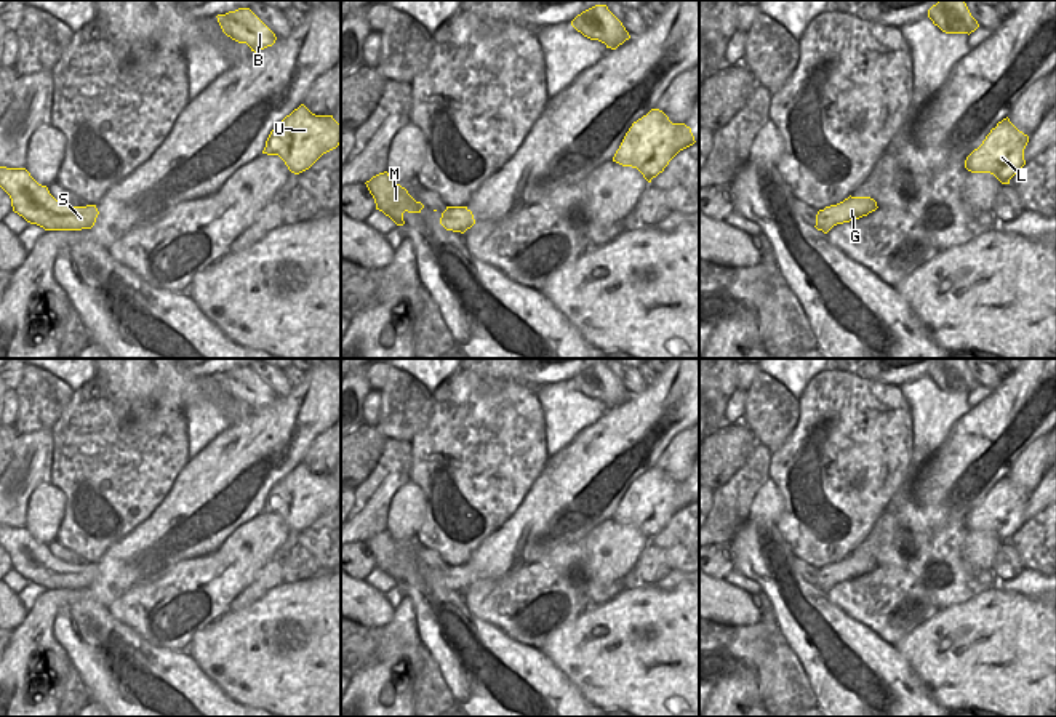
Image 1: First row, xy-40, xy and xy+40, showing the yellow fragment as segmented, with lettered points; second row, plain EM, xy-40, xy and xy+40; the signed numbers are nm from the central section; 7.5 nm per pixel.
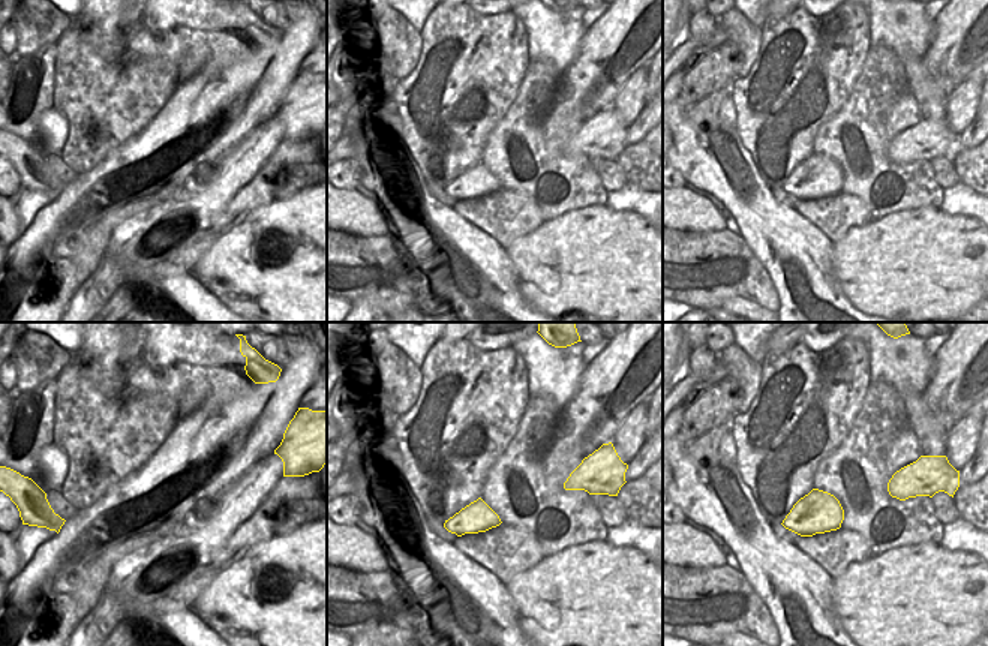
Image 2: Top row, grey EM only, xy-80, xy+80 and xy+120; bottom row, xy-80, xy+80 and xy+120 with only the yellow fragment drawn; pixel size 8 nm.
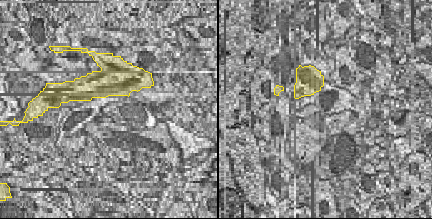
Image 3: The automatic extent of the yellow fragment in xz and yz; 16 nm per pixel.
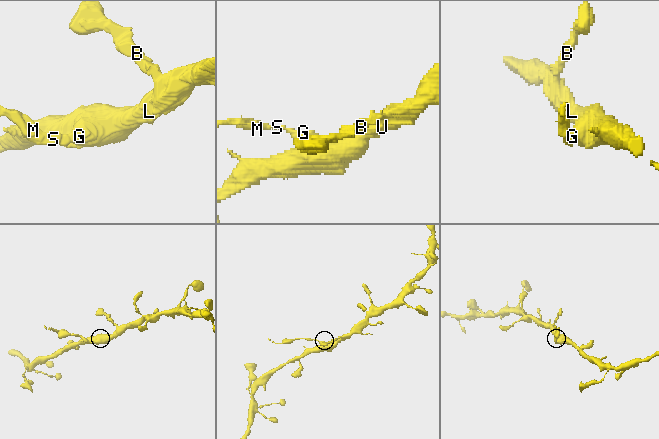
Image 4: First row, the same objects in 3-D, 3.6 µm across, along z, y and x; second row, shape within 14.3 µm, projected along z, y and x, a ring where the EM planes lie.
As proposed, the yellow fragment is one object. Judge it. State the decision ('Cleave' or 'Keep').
Cleave.

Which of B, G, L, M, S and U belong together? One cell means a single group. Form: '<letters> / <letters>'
B G L U / M S

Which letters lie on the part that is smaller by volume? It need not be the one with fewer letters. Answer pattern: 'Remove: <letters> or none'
Remove: M, S

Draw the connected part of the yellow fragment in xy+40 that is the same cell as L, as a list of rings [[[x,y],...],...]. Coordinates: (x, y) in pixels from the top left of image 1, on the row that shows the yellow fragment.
[[[1006,117],[966,157],[965,168],[971,173],[990,173],[1002,184],[1010,184],[1010,179],[1026,165],[1024,149],[1027,142],[1029,136]]]

